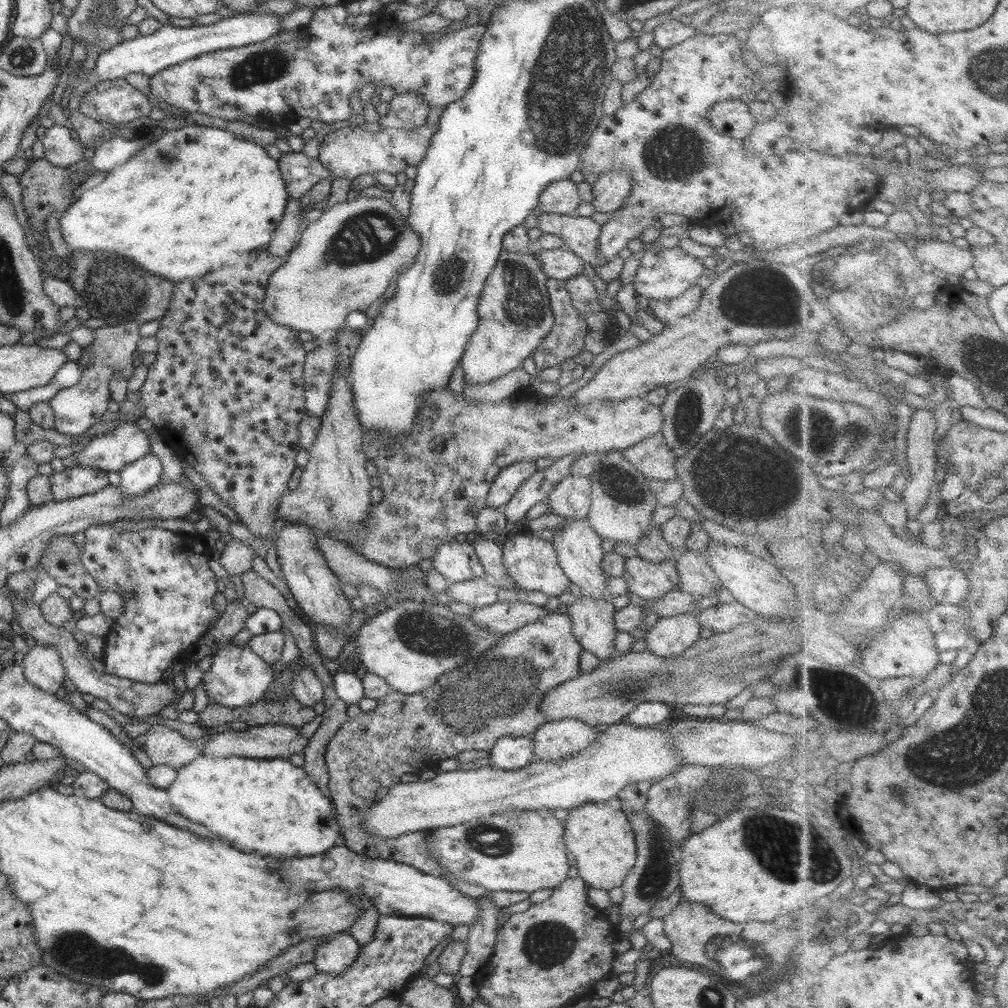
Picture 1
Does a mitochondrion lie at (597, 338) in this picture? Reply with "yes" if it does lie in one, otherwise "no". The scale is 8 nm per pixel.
no

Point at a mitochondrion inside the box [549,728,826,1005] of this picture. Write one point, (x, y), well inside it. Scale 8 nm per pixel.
(653, 880)

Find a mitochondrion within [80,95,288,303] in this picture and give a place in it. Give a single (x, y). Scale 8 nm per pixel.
(146, 131)

